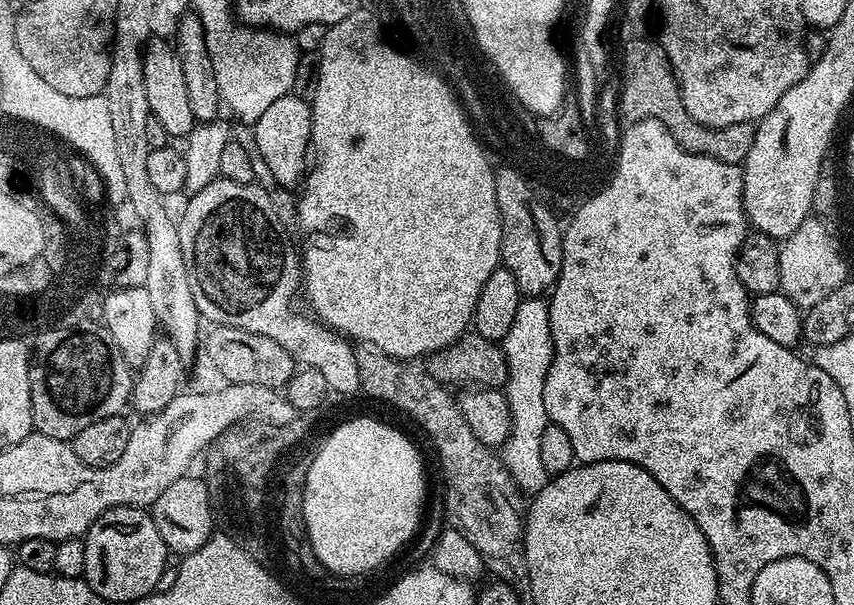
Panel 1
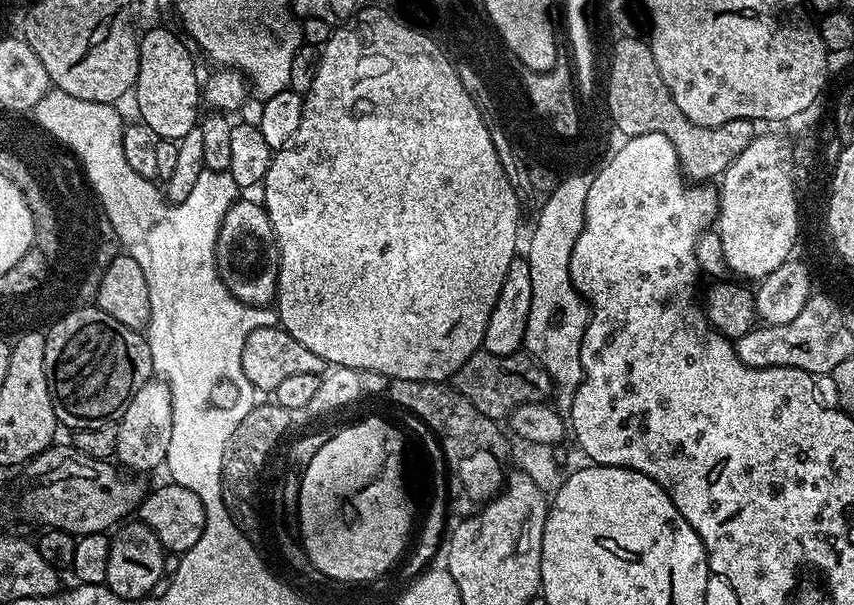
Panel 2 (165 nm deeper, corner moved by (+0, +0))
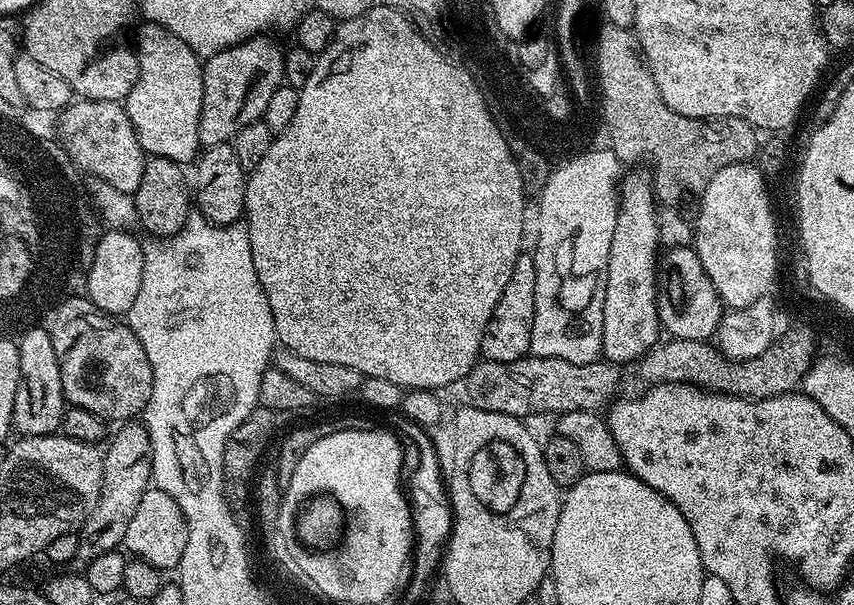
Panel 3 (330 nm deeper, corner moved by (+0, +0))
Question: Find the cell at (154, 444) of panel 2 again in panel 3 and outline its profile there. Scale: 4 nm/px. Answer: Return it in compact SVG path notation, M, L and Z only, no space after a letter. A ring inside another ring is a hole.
M128 422L120 428L107 441L108 448L104 452L104 469L102 470L102 490L98 498L98 506L86 518L86 522L79 528L80 534L80 554L79 559L87 562L98 558L98 554L115 552L121 547L126 538L126 529L130 527L130 518L134 518L134 513L138 510L138 502L142 502L142 494L153 483L152 478L152 443L148 437L148 432L144 429L143 423Z

